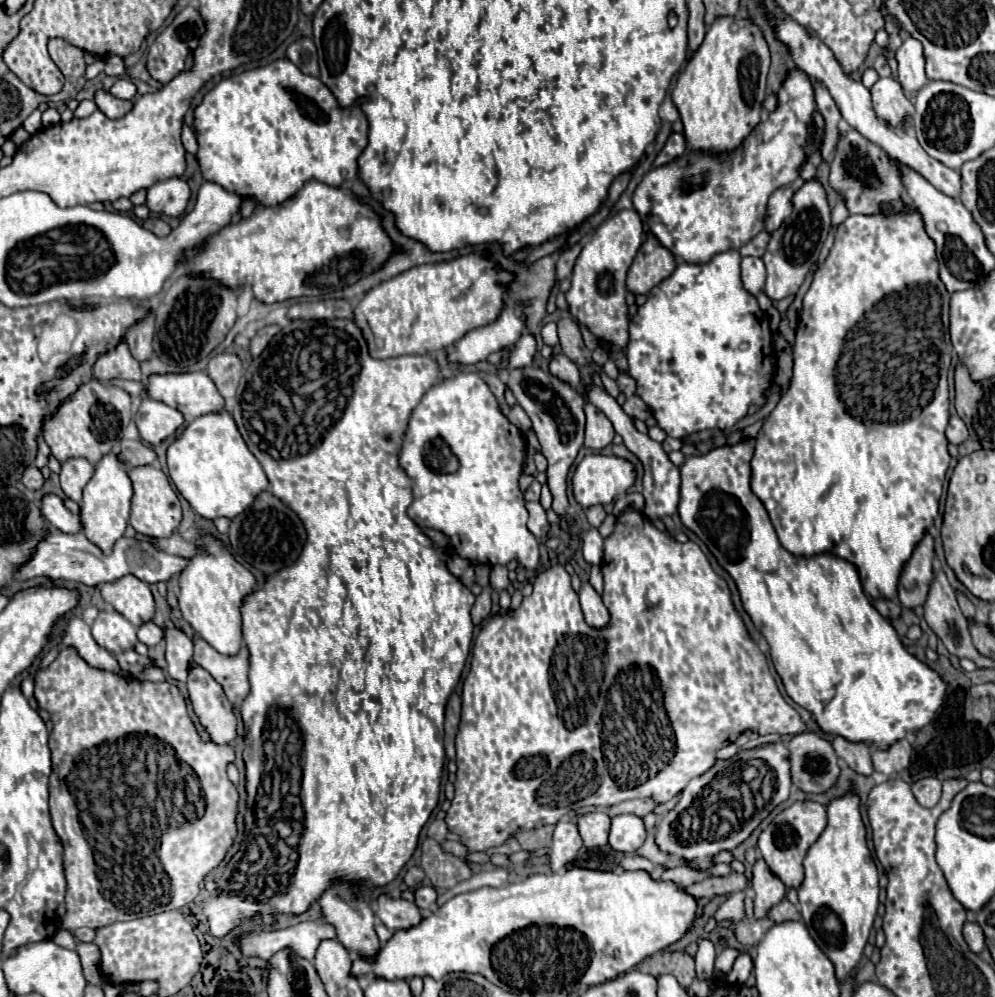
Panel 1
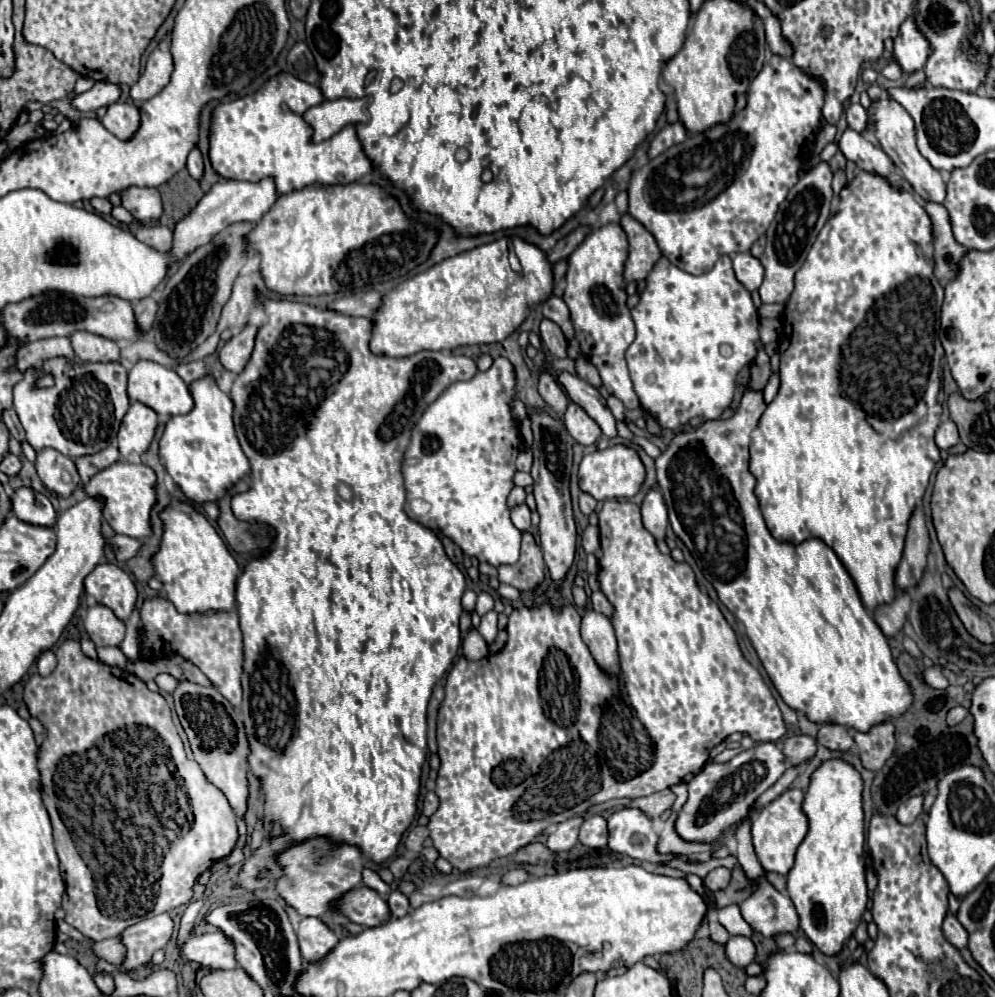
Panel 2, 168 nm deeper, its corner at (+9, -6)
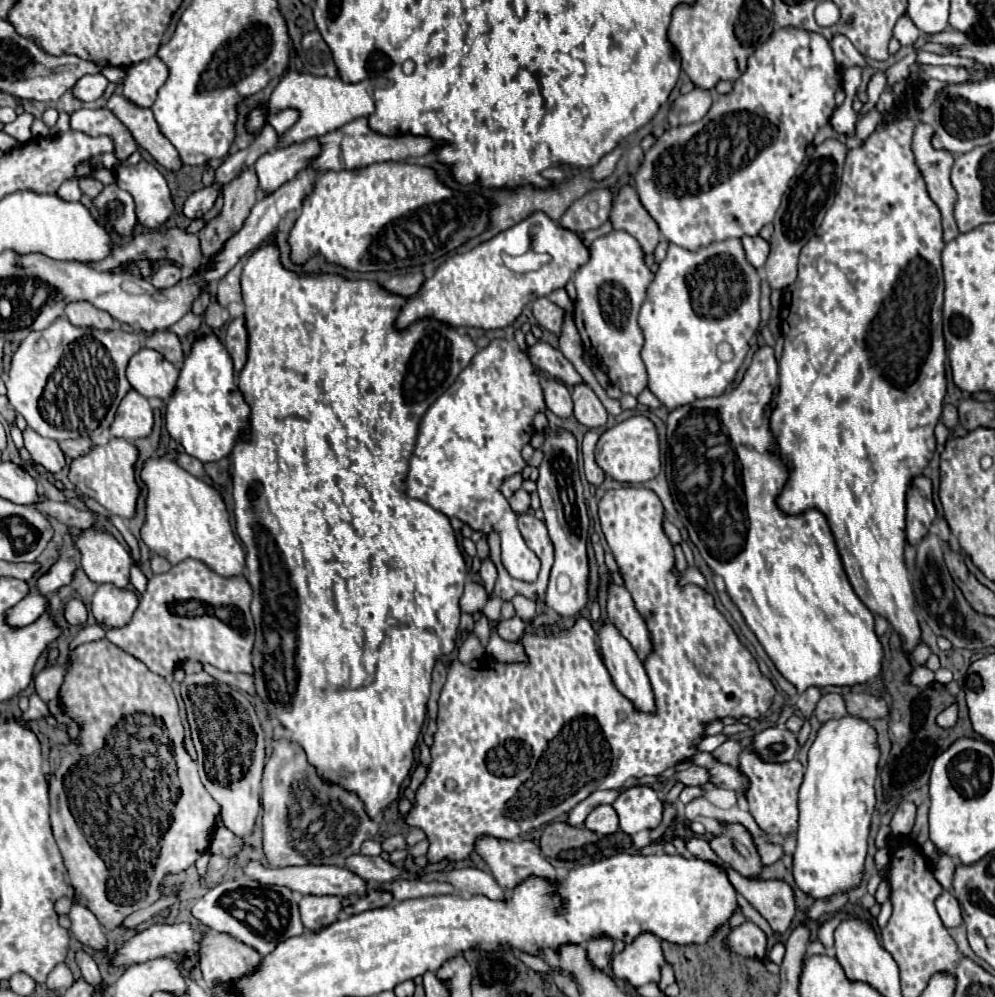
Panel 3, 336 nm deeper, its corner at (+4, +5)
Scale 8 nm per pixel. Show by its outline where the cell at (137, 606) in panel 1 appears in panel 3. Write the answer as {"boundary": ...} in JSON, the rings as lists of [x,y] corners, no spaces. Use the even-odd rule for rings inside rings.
{"boundary":[[[84,530],[76,540],[80,550],[80,566],[96,584],[116,584],[128,588],[132,556],[112,534]]]}

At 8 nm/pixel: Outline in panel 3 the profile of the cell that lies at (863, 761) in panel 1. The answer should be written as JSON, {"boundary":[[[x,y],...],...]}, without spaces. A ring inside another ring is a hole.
{"boundary":[[[826,694],[818,700],[816,704],[816,710],[814,710],[816,718],[824,724],[828,720],[838,720],[838,718],[844,718],[848,712],[846,712],[846,704],[844,704],[844,698],[840,694]]]}

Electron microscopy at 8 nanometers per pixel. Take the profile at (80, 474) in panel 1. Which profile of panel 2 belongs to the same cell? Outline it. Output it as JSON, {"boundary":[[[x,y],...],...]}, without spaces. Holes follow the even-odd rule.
{"boundary":[[[55,449],[37,451],[35,469],[43,485],[57,495],[69,497],[79,487],[79,473],[75,471],[75,463]]]}

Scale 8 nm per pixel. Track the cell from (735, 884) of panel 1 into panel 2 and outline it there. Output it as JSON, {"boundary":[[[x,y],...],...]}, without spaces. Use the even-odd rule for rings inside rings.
{"boundary":[[[717,867],[705,877],[705,887],[709,891],[717,891],[717,889],[725,889],[729,885],[729,881],[731,881],[731,869]]]}

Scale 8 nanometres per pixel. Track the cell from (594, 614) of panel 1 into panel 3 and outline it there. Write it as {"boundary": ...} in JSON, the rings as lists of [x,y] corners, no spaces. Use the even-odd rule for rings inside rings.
{"boundary":[[[602,622],[598,626],[600,650],[604,664],[616,684],[616,688],[632,700],[636,710],[654,712],[654,694],[650,680],[642,666],[642,660],[636,656],[630,642],[620,636],[618,628],[612,622]]]}

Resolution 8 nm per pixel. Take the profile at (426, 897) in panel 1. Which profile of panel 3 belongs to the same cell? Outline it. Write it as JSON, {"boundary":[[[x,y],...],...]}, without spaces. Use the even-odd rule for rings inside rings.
{"boundary":[[[370,888],[370,892],[364,896],[364,898],[358,898],[352,906],[344,908],[346,914],[360,914],[360,912],[366,912],[366,910],[372,910],[372,908],[382,908],[382,906],[388,906],[394,902],[394,896],[392,892],[388,890],[378,890],[378,888]]]}

